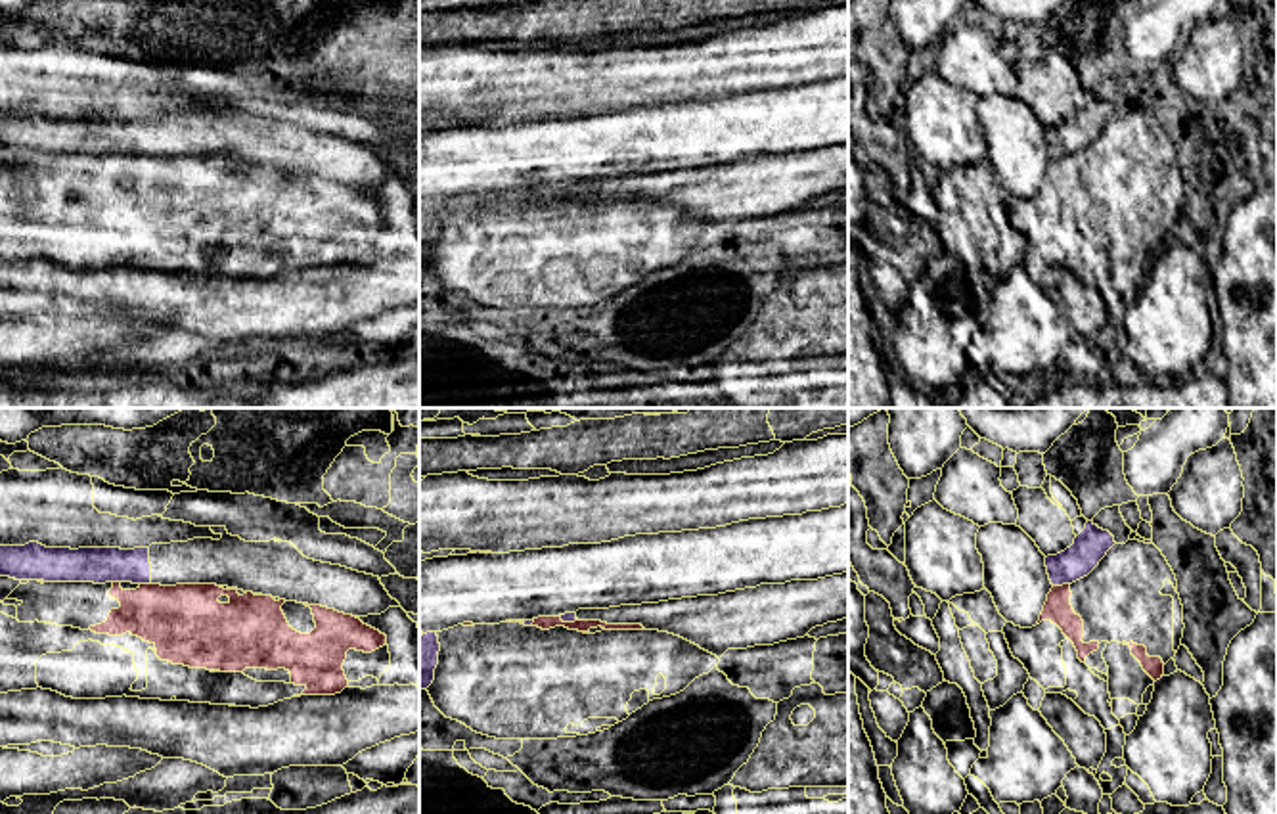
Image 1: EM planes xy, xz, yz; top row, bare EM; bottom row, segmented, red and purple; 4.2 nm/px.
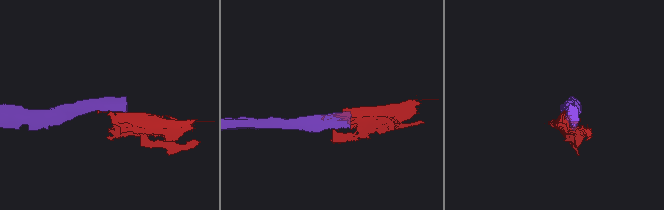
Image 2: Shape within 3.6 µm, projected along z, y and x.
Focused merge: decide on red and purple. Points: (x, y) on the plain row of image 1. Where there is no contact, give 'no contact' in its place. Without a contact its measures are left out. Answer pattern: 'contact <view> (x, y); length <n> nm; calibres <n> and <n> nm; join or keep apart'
contact yz (1063, 156); length 70 nm; calibres 120 and 150 nm; keep apart

